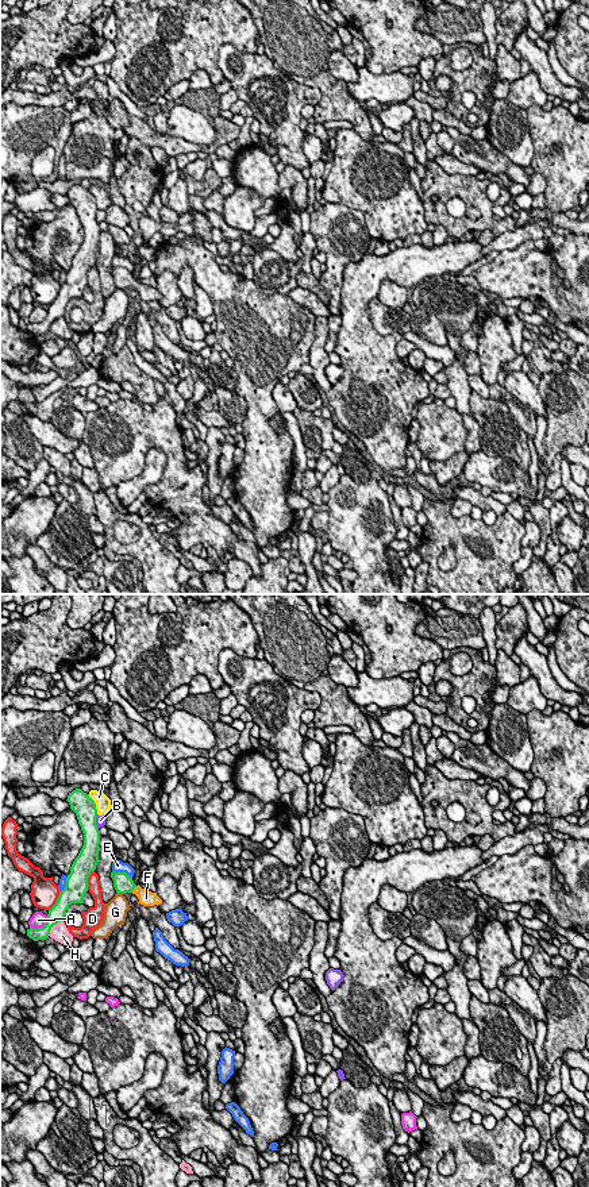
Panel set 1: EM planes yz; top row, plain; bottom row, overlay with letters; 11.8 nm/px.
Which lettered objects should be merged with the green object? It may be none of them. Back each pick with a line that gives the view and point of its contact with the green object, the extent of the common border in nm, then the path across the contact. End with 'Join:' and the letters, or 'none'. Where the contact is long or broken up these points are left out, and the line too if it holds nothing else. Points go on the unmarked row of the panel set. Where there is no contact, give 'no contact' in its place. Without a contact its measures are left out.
F: yz (134, 282) | 110 nm | across yz (123, 278), (134, 282), (146, 293)
Join: F

